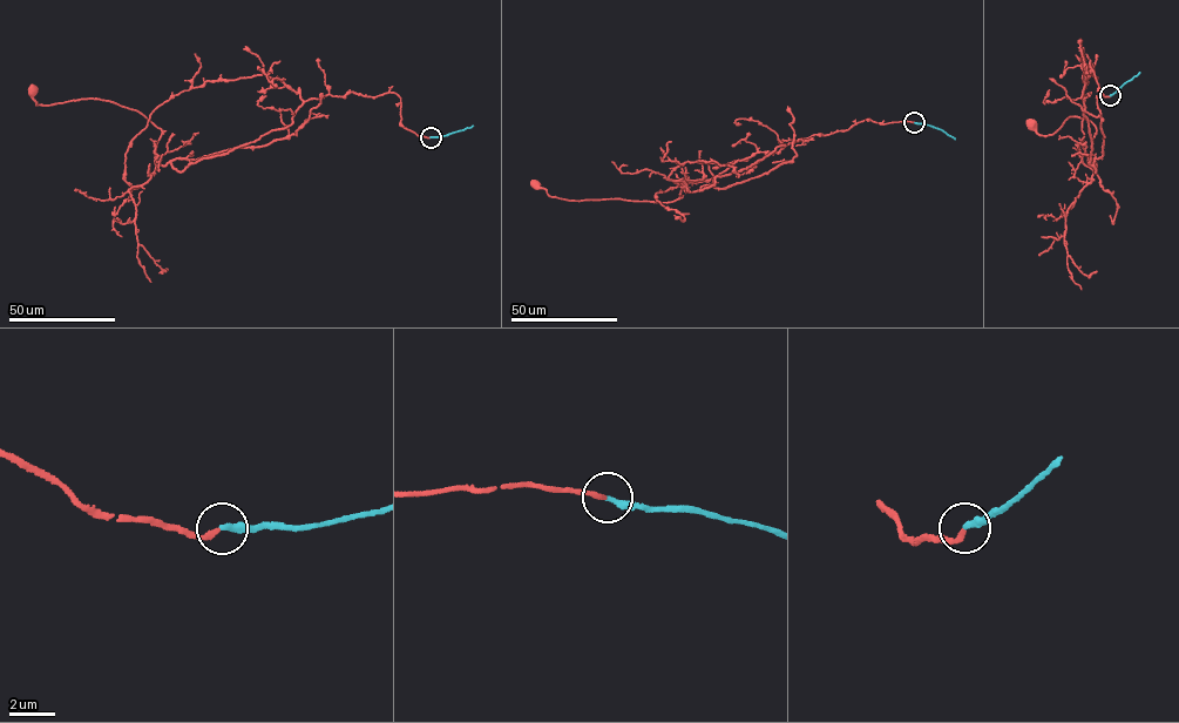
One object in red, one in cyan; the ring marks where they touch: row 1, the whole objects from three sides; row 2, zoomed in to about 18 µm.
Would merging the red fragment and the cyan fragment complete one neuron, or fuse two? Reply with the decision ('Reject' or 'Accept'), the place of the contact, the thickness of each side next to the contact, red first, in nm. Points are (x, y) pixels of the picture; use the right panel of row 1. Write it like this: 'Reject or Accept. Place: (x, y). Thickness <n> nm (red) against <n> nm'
Accept. Place: (1110, 95). Thickness 220 nm (red) against 280 nm

